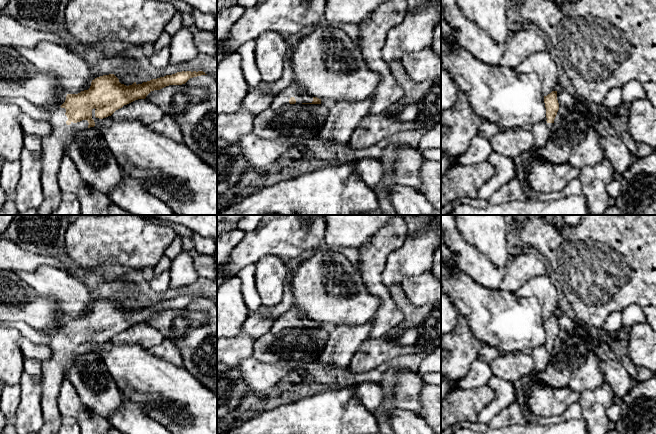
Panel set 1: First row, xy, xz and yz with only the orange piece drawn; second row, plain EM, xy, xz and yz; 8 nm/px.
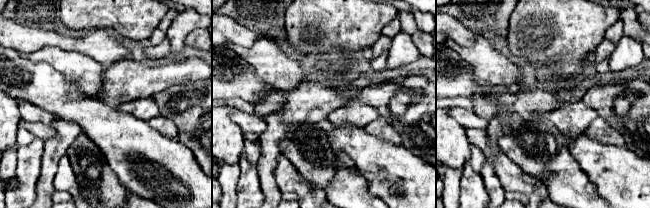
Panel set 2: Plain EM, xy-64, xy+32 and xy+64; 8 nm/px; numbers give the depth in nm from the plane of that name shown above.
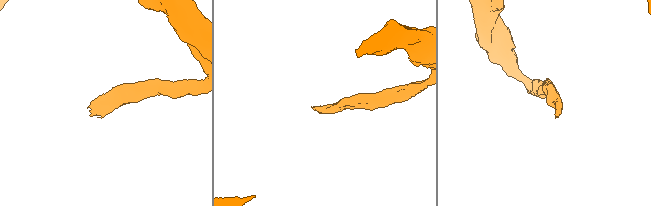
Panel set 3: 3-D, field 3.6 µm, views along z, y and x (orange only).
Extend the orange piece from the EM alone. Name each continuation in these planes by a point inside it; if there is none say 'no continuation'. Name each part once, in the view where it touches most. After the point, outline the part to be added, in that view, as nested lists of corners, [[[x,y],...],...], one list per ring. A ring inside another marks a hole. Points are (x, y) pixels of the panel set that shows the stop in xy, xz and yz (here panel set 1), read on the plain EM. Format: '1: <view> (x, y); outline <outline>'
1: xy (54, 370); outline [[[61,331],[51,335],[48,346],[52,355],[42,361],[41,408],[44,424],[37,434],[55,434],[61,428],[63,417],[58,408],[60,386],[66,379],[68,369],[89,349],[87,344],[67,349],[65,337],[66,333]]]

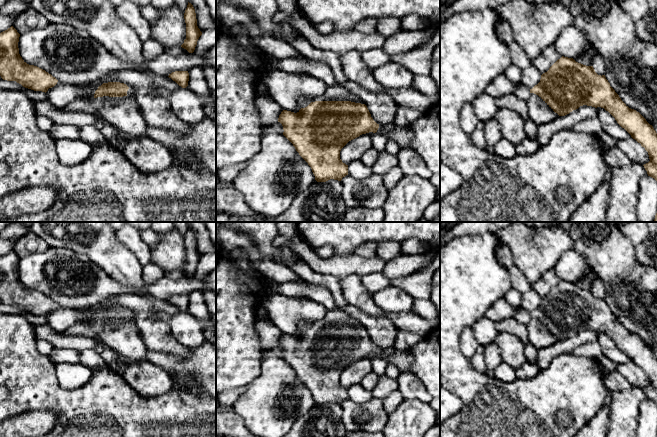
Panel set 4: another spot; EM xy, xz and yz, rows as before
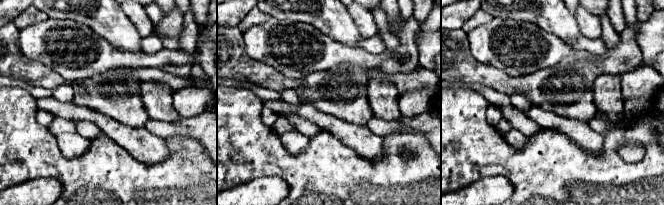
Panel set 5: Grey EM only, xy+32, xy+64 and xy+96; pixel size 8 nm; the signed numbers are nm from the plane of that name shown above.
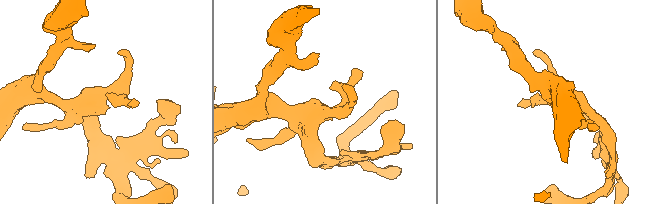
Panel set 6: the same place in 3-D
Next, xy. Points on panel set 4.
1: xy (123, 336); outline [[[129,311],[123,321],[79,322],[60,332],[64,335],[97,338],[122,356],[135,361],[146,360],[147,349]]]

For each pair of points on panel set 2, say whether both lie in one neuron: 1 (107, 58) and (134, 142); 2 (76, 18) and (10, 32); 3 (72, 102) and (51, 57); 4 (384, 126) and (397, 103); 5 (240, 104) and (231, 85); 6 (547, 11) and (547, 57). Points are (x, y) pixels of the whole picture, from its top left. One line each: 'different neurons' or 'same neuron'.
1: different neurons
2: different neurons
3: different neurons
4: different neurons
5: different neurons
6: same neuron

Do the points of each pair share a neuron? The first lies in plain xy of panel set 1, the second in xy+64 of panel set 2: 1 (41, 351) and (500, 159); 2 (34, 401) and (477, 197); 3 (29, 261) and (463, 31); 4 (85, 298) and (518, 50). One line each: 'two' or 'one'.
1: two
2: one
3: one
4: two

